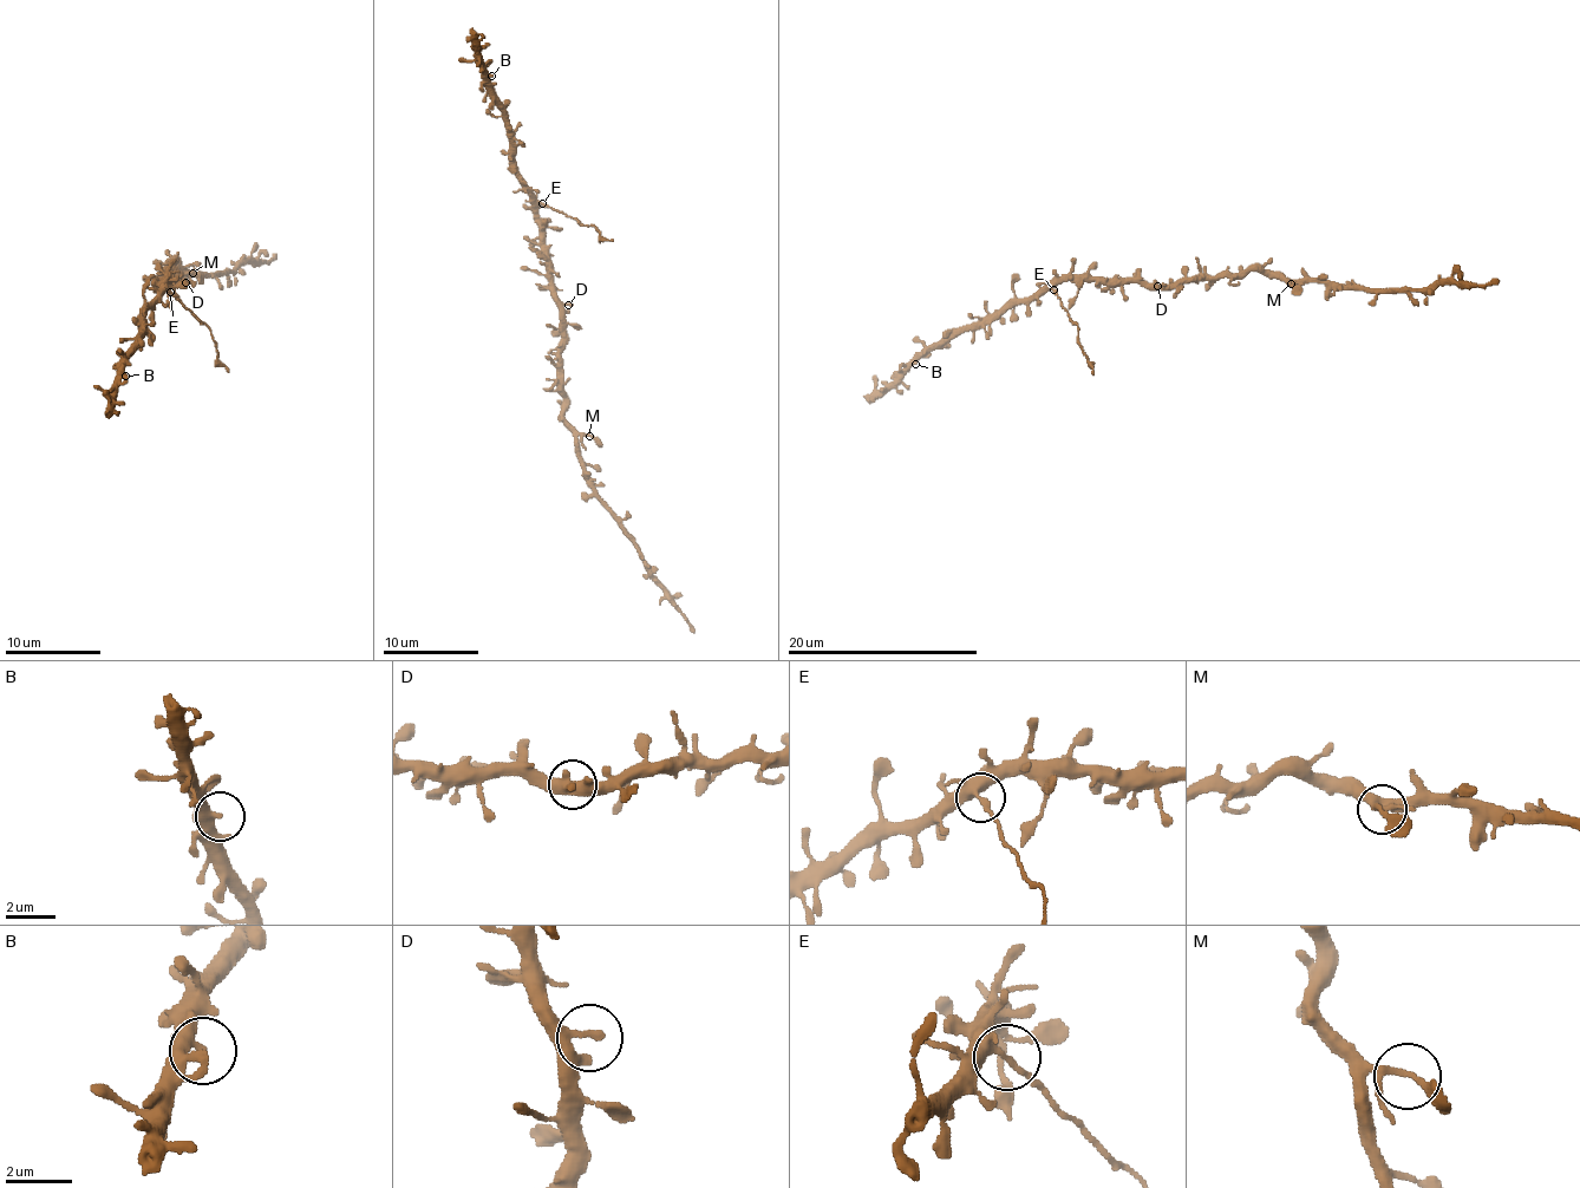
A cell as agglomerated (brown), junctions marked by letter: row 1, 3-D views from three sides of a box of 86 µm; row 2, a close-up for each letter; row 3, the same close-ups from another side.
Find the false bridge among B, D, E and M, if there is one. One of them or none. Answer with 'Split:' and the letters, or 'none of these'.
Split: E

